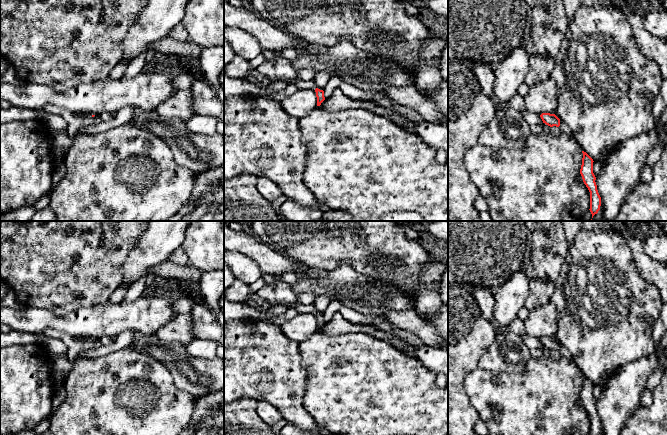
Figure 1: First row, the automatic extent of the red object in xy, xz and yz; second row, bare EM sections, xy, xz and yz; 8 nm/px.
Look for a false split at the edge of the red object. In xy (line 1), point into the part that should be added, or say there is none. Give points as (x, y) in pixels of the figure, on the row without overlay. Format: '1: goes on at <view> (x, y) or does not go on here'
1: does not go on here

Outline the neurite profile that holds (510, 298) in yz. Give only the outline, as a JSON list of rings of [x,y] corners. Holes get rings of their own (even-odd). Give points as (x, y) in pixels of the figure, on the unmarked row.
[[[519,270],[494,293],[493,322],[497,327],[509,327],[518,311],[525,305],[528,295],[528,278],[523,270]]]

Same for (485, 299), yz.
[[[472,289],[472,295],[481,310],[482,316],[489,321],[493,321],[494,294],[488,289]]]

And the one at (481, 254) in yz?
[[[448,221],[448,285],[488,289],[494,294],[521,270],[527,233],[525,221]]]

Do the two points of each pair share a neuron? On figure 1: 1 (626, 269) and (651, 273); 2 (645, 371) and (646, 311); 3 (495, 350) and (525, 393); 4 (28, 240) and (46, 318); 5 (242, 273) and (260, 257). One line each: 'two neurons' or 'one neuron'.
1: two neurons
2: two neurons
3: two neurons
4: two neurons
5: two neurons

